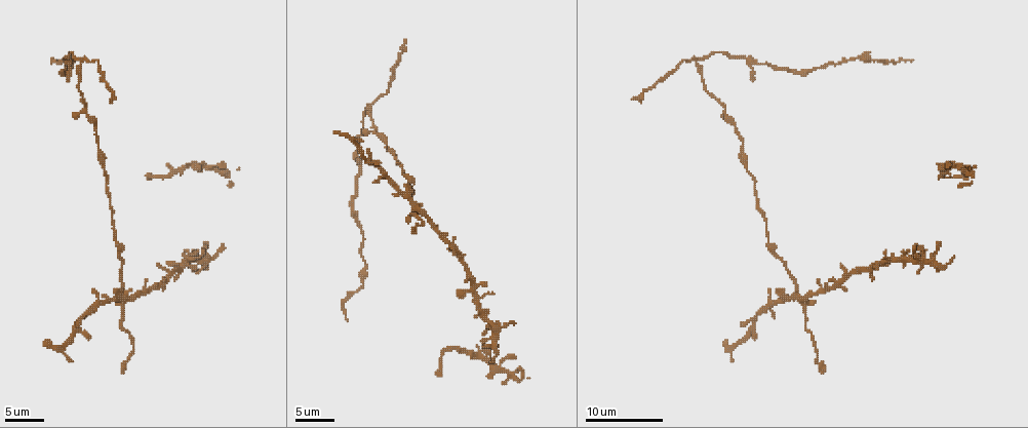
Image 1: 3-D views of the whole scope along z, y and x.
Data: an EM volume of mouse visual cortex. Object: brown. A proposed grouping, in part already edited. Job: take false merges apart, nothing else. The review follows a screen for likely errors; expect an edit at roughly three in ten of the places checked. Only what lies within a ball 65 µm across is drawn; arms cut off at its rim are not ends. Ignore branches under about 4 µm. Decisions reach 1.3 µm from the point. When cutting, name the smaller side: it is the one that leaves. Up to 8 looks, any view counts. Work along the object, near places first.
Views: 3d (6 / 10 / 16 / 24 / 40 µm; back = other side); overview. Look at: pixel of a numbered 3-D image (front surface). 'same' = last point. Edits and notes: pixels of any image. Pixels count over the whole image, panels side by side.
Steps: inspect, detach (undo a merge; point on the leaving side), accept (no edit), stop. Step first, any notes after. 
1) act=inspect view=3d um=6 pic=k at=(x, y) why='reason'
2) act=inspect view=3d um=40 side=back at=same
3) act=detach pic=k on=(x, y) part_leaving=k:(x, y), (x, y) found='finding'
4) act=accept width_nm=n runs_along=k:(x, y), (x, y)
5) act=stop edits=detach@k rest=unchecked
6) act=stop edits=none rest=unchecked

act=inspect view=3d um=6 pic=1 at=(802, 301)

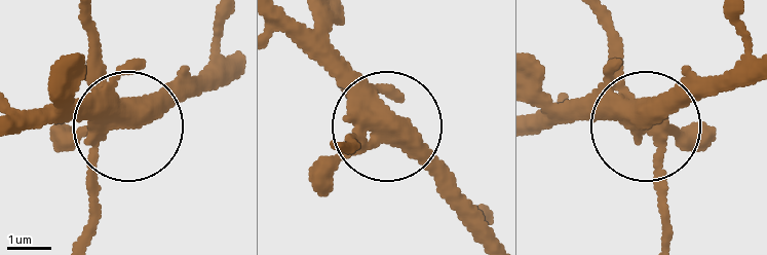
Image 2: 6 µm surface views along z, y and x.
act=accept runs_along=2:(592, 14), (611, 92), (662, 158), (662, 235) found='all the same neuron'

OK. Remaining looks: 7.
act=inspect view=3d um=10 pic=1 at=(85, 113) why='three arms meet'

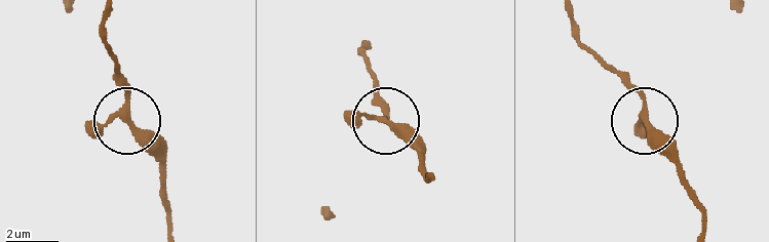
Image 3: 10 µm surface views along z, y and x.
act=inspect view=3d um=10 side=back pic=3 at=(647, 117)

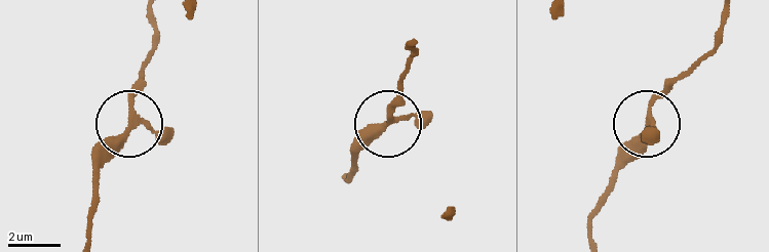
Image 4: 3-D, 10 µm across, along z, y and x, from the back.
act=accept width_nm=240 runs_along=4:(87, 232), (94, 166), (125, 126), (141, 62) found='one neuron here'

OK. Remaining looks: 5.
act=inspect view=3d um=10 pic=1 at=(741, 152)

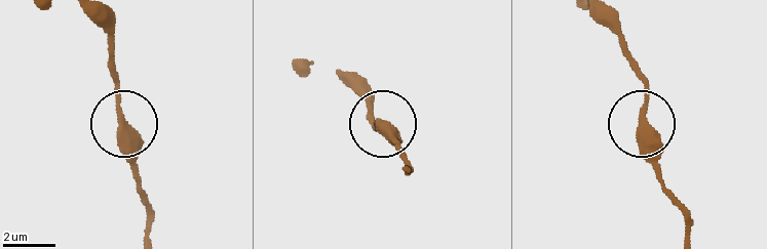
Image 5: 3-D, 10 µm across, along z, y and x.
act=inspect view=3d um=10 side=back pic=5 at=(646, 128)

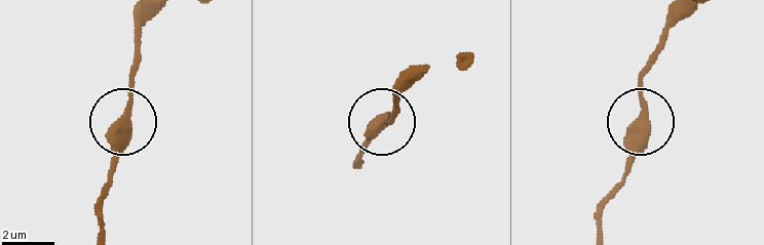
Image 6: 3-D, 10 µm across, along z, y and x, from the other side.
act=accept runs_along=6:(103, 229), (103, 189), (134, 66) found='continuous, no second neuron'

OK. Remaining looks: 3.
act=inspect view=3d um=10 pic=1 at=(697, 60) why='three arms meet'

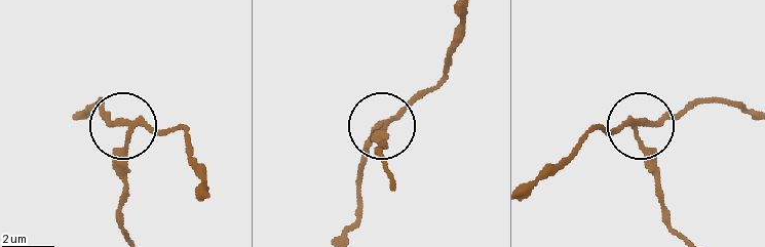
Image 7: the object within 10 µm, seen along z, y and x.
act=detach pic=7 on=(106, 121) side_arm_um=12 part_leaving=7:(132, 120), (112, 118), (102, 100), (88, 113) found='two neurons meet here'

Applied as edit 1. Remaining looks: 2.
act=stop edits=detach@7 rest=unchecked

